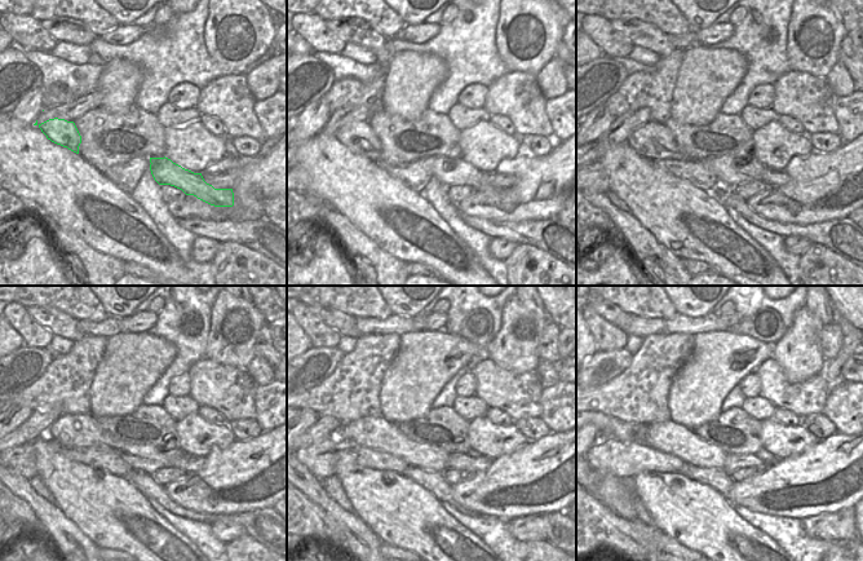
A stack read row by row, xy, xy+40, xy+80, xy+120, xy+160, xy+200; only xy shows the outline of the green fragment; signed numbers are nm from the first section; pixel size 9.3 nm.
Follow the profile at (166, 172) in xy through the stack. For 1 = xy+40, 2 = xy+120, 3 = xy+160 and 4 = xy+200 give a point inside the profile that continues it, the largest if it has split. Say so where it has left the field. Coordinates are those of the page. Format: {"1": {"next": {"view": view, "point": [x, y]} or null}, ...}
{"1": {"next": {"view": "xy+40", "point": [451, 171]}}, "2": {"next": {"view": "xy+120", "point": [80, 431]}}, "3": {"next": {"view": "xy+160", "point": [374, 432]}}, "4": {"next": {"view": "xy+200", "point": [669, 437]}}}

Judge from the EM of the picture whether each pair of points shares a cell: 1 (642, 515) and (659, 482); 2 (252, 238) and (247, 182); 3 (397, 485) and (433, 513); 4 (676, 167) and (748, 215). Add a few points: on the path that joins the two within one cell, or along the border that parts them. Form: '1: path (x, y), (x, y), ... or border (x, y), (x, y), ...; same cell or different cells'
1: border (633, 481), (636, 494), (655, 525); different cells
2: border (262, 216), (255, 220), (220, 221); different cells
3: path (406, 494), (424, 512); same cell
4: border (718, 181), (717, 186), (711, 191); different cells

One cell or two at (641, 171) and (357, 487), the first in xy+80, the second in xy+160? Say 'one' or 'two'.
one

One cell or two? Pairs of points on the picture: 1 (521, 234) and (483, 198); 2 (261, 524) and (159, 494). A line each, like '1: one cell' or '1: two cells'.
1: two cells
2: one cell

